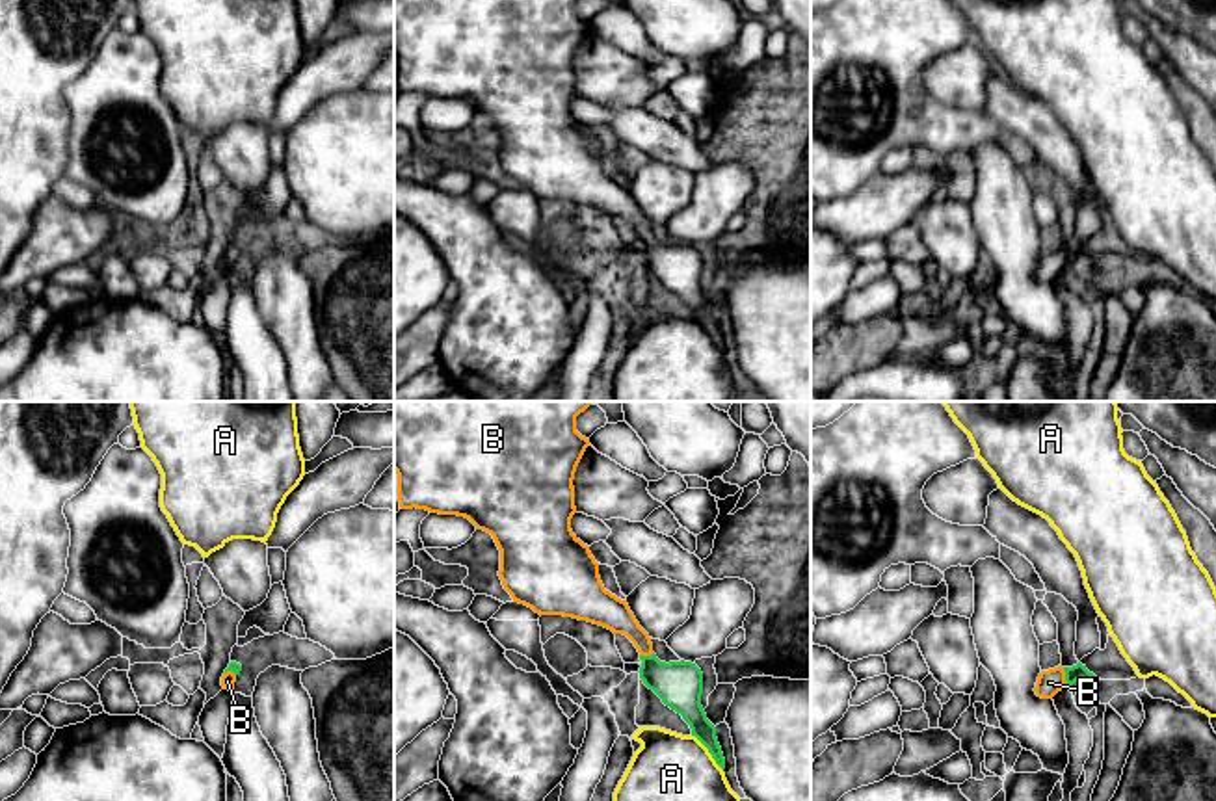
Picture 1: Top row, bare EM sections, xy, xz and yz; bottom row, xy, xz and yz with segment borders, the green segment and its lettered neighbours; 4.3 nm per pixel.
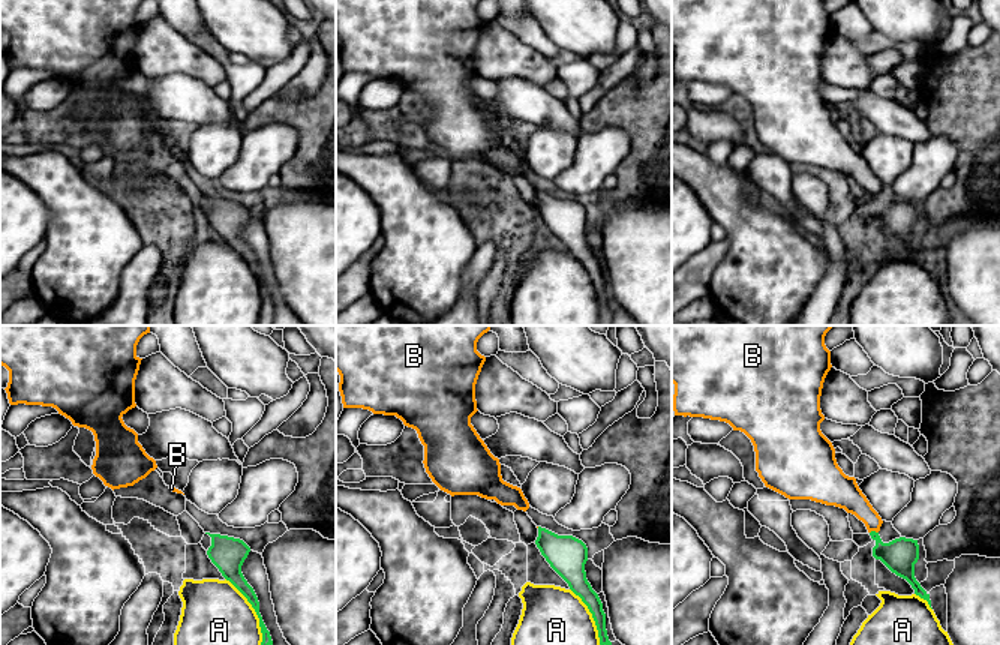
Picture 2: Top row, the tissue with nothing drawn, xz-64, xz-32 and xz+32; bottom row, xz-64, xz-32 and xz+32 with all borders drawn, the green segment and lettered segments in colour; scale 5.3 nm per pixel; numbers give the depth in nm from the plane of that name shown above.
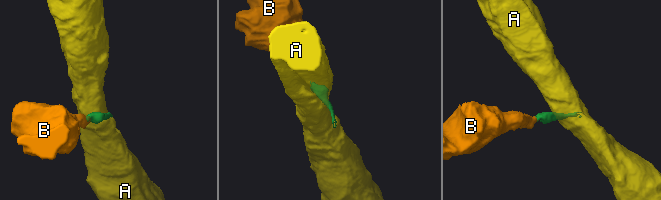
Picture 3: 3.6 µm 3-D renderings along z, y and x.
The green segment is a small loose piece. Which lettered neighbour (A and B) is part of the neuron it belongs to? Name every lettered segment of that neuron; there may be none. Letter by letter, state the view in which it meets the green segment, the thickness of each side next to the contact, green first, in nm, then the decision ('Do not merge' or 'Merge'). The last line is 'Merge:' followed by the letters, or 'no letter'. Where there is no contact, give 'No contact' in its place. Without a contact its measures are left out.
A: Touches green in xz. Thickness 140 nm (green) against 300 nm. Do not merge
B: Touches green in yz. Thickness 70 nm (green) against 110 nm. Merge
Merge: B

